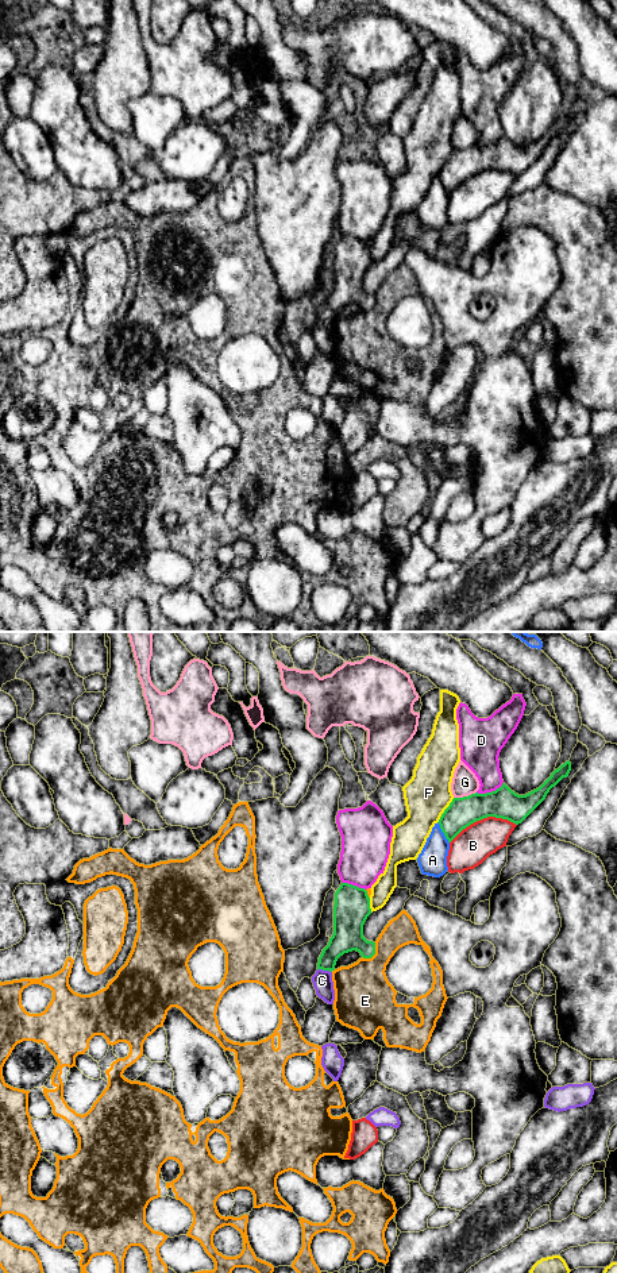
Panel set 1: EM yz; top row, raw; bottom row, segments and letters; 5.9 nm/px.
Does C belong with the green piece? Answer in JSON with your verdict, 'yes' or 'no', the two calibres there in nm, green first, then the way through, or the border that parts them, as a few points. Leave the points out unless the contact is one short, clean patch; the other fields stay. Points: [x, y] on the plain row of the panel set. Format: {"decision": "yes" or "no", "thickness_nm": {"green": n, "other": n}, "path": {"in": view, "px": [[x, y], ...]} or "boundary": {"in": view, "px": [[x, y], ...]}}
{"decision": "no", "thickness_nm": {"green": 180, "other": 120}, "boundary": {"in": "yz", "px": [[317, 320], [331, 324]]}}

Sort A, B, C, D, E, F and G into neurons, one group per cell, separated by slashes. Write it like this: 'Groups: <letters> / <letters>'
Groups: A / B / C / D / E / F / G

